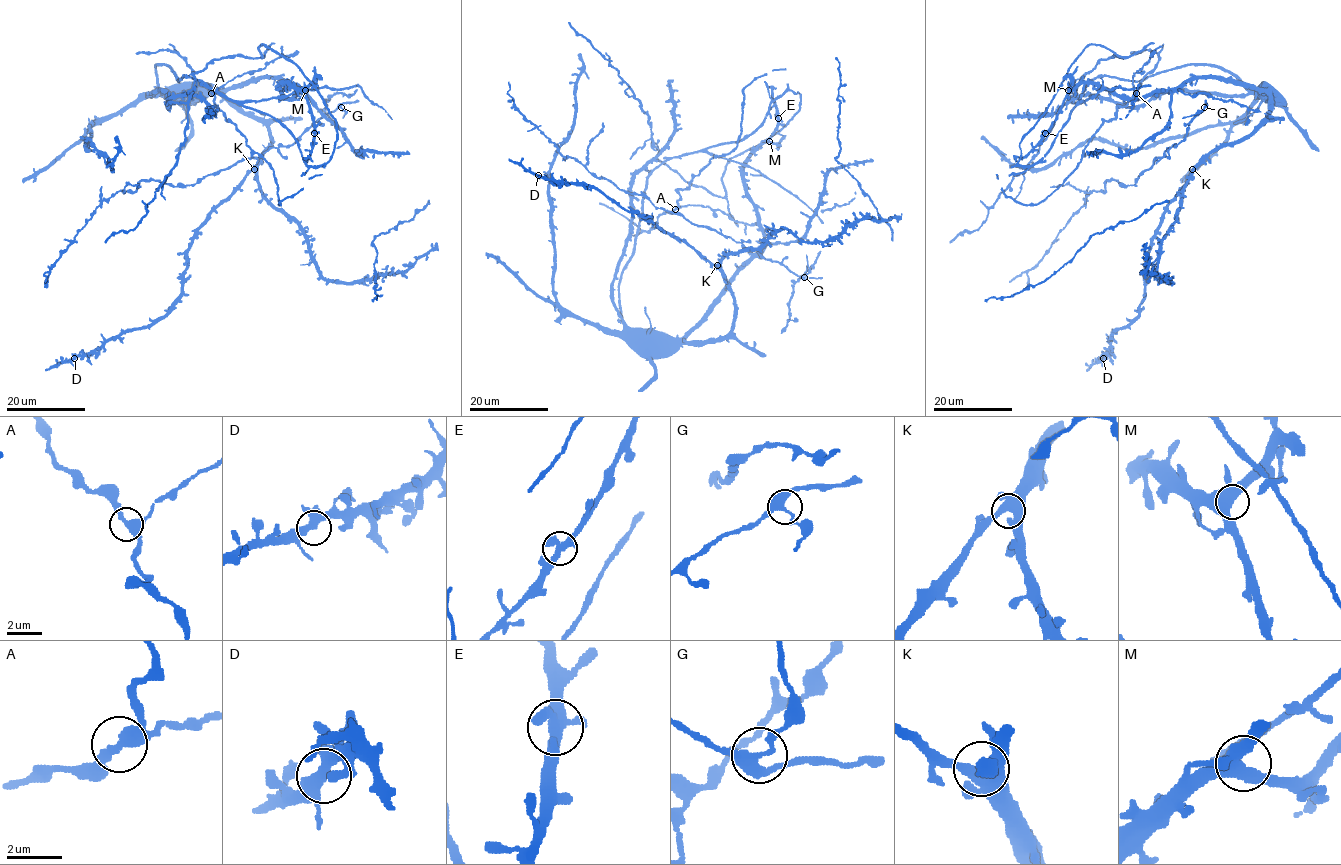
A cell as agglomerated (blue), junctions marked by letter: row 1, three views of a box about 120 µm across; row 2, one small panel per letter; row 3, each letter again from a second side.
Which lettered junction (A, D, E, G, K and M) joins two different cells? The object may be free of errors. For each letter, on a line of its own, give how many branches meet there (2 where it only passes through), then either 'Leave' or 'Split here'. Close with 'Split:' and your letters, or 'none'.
A: Branches: 3. Leave
D: Branches: 4. Leave
E: Branches: 4. Leave
G: Branches: 3. Leave
K: Branches: 4. Leave
M: Branches: 4. Leave
Split: none

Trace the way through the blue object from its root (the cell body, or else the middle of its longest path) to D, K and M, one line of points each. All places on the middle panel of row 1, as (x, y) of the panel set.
D: (642, 204), (619, 286), (621, 319), (686, 341), (722, 339), (734, 300), (714, 265), (596, 189), (538, 175)
K: (642, 204), (619, 286), (621, 319), (630, 328), (686, 341), (722, 339), (734, 300), (717, 265)
M: (642, 204), (619, 286), (621, 319), (630, 328), (681, 338), (760, 248), (763, 228), (743, 167), (769, 141)

